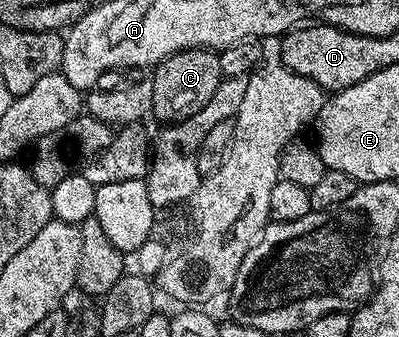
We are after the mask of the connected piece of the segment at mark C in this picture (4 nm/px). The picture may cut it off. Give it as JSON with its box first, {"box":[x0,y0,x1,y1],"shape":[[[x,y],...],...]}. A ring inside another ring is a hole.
{"box":[151,49,223,123],"shape":[[[184,49],[178,53],[173,53],[167,59],[163,59],[157,65],[152,66],[151,73],[153,73],[151,74],[152,116],[158,117],[161,123],[191,119],[191,115],[195,115],[195,111],[200,111],[211,100],[211,95],[215,95],[215,91],[223,79],[217,53],[212,49]]]}

